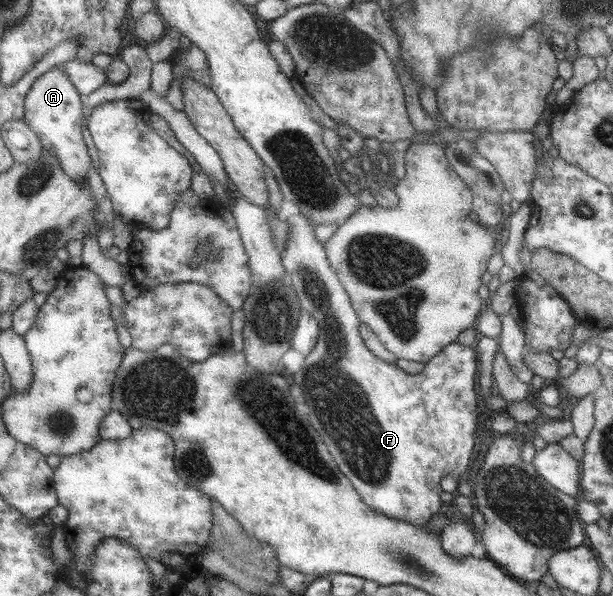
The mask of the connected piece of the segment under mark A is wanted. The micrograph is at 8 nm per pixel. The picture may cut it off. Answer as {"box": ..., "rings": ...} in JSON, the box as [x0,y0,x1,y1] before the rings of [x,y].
{"box":[25,66,94,183],"rings":[[[60,66],[55,67],[52,71],[48,71],[44,75],[35,81],[32,91],[27,95],[25,99],[25,122],[38,134],[38,137],[42,140],[43,149],[48,150],[52,155],[60,160],[63,170],[76,181],[80,183],[87,183],[89,181],[89,171],[93,168],[94,161],[92,161],[92,155],[88,151],[88,145],[84,141],[84,121],[85,105],[82,99],[82,95],[75,83],[72,83],[70,76]]]}

